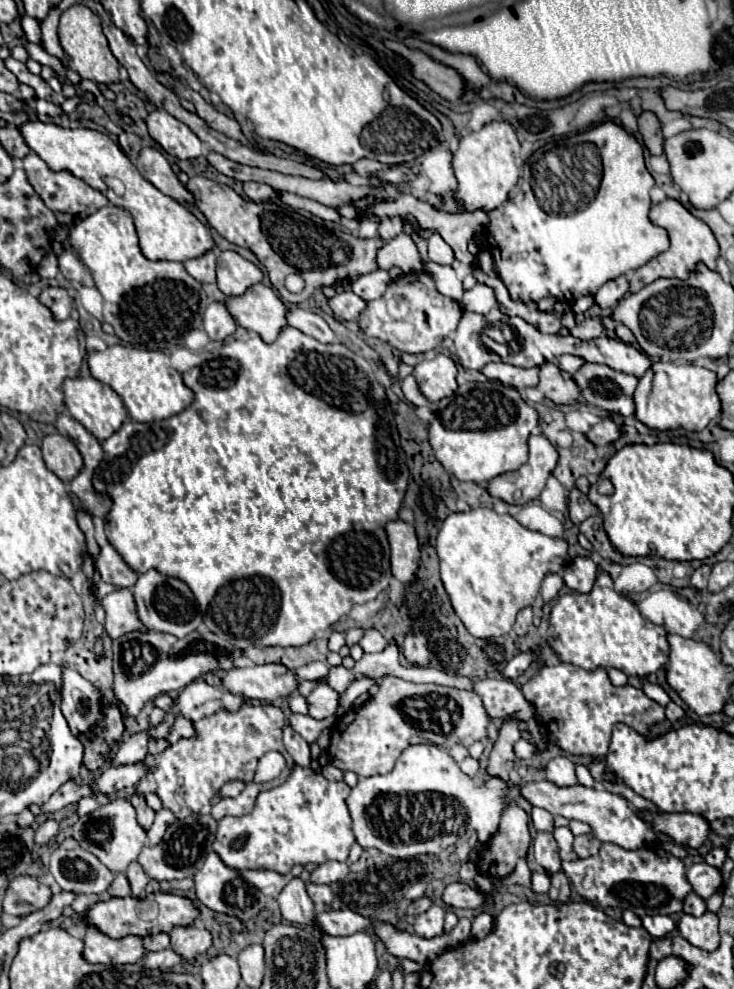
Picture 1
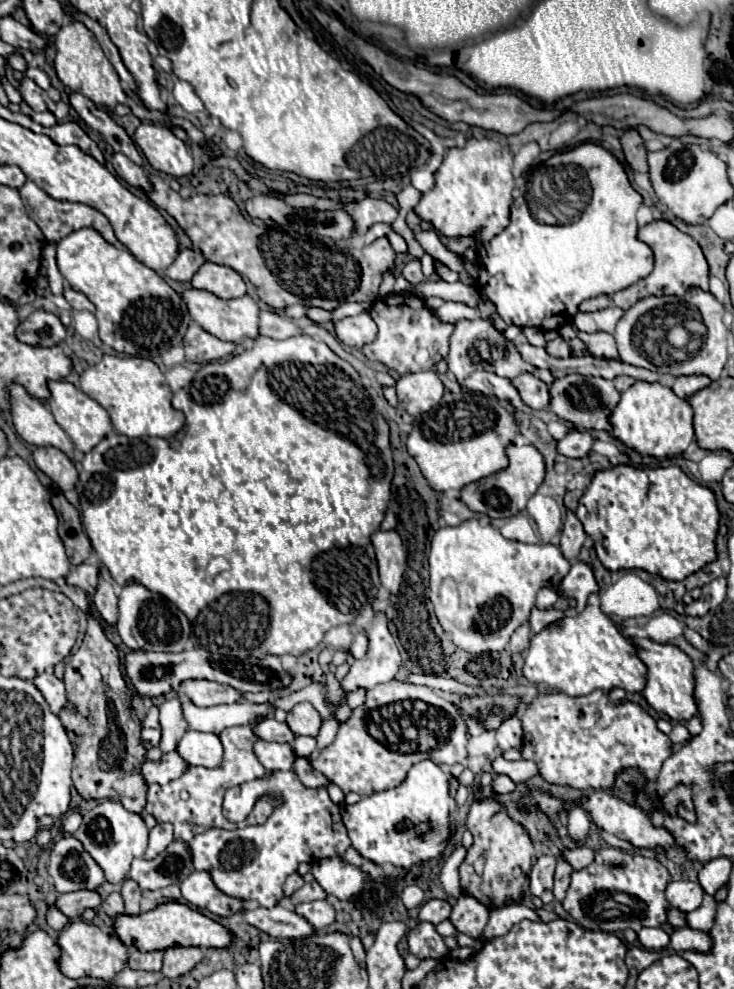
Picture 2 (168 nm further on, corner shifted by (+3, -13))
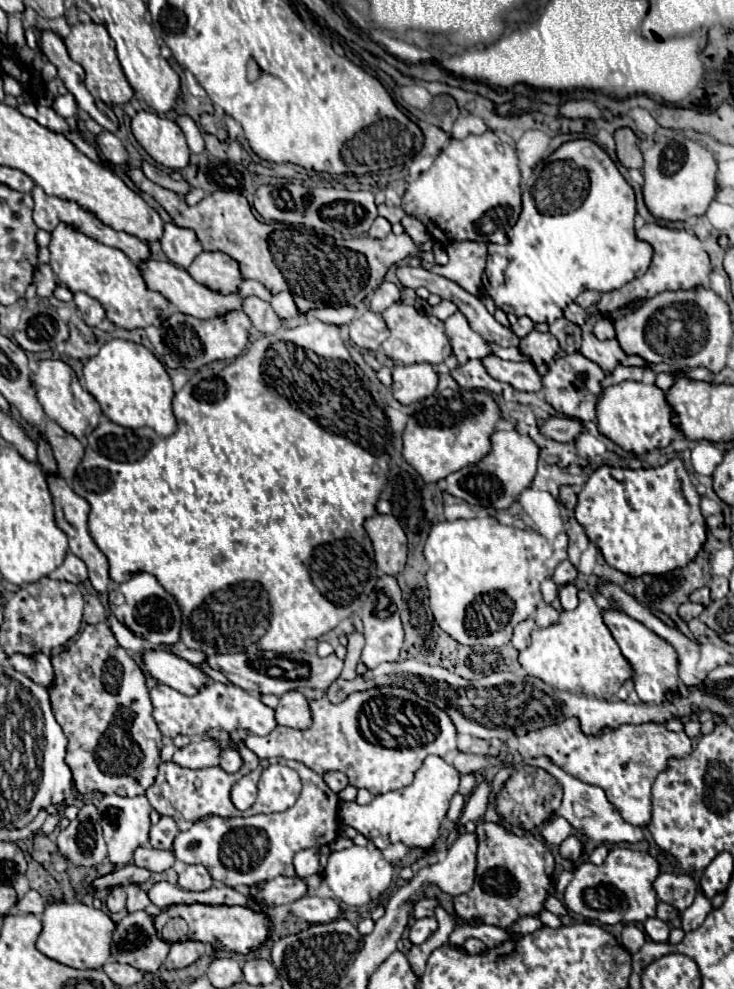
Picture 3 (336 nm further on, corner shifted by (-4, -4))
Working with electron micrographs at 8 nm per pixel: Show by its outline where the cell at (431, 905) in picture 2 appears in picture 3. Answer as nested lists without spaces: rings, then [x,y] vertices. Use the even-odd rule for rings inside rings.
[[[423,897],[423,899],[419,899],[419,901],[415,903],[415,907],[413,907],[413,917],[415,917],[415,919],[431,917],[435,907],[437,907],[437,901],[435,901],[435,899],[427,899],[427,897]]]

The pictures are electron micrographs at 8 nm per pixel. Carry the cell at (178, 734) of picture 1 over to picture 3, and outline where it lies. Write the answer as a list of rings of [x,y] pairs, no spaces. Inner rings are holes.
[[[225,749],[221,753],[221,769],[223,771],[235,773],[235,771],[241,769],[241,765],[243,765],[243,759],[241,759],[241,755],[235,749]]]

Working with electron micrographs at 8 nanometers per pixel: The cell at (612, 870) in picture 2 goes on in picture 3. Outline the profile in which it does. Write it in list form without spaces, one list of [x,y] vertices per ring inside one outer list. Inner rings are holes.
[[[613,849],[609,851],[609,857],[605,859],[603,865],[593,865],[593,863],[583,863],[573,871],[573,881],[565,889],[565,905],[573,913],[583,915],[585,919],[599,921],[599,923],[637,923],[645,921],[655,915],[655,905],[657,905],[657,895],[653,891],[653,879],[659,875],[659,863],[641,851],[631,851],[631,849]]]

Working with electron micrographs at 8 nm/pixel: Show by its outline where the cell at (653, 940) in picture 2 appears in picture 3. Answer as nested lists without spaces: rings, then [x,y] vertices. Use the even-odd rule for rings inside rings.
[[[653,917],[645,921],[645,931],[653,941],[667,941],[669,939],[669,927],[665,921]]]

